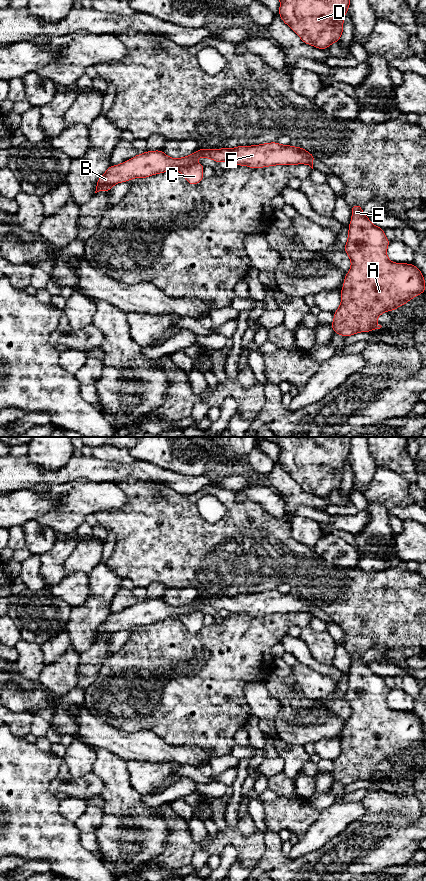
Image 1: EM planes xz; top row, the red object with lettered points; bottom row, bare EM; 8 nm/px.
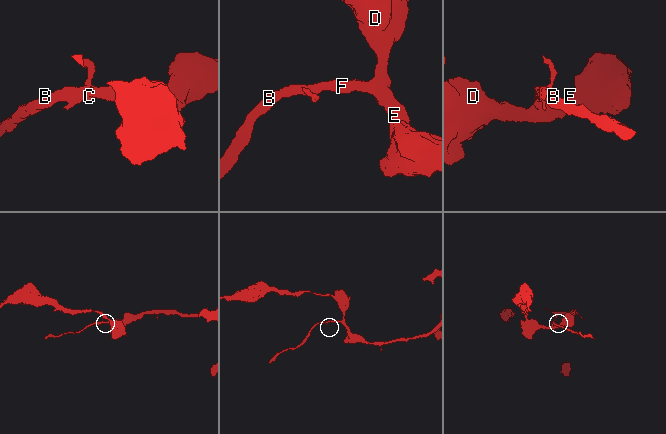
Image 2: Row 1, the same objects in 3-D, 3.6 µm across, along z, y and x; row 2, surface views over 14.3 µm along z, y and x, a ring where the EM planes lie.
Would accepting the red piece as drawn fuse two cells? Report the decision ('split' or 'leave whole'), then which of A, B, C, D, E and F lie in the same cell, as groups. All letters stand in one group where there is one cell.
split; A B D E F / C

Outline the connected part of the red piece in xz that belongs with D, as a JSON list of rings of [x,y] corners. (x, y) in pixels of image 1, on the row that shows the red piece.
[[[280,0],[279,15],[303,41],[327,49],[339,41],[350,0]]]

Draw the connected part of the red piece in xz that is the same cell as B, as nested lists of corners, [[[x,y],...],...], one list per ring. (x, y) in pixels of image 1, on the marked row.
[[[277,142],[243,145],[236,148],[198,149],[191,155],[179,159],[173,159],[161,150],[146,151],[117,166],[111,165],[98,179],[95,193],[107,192],[115,184],[133,178],[147,178],[166,171],[180,171],[184,167],[197,164],[197,157],[210,158],[217,163],[225,161],[229,165],[242,165],[253,169],[297,164],[309,165],[313,169],[313,160],[316,159],[302,147],[281,145]]]

